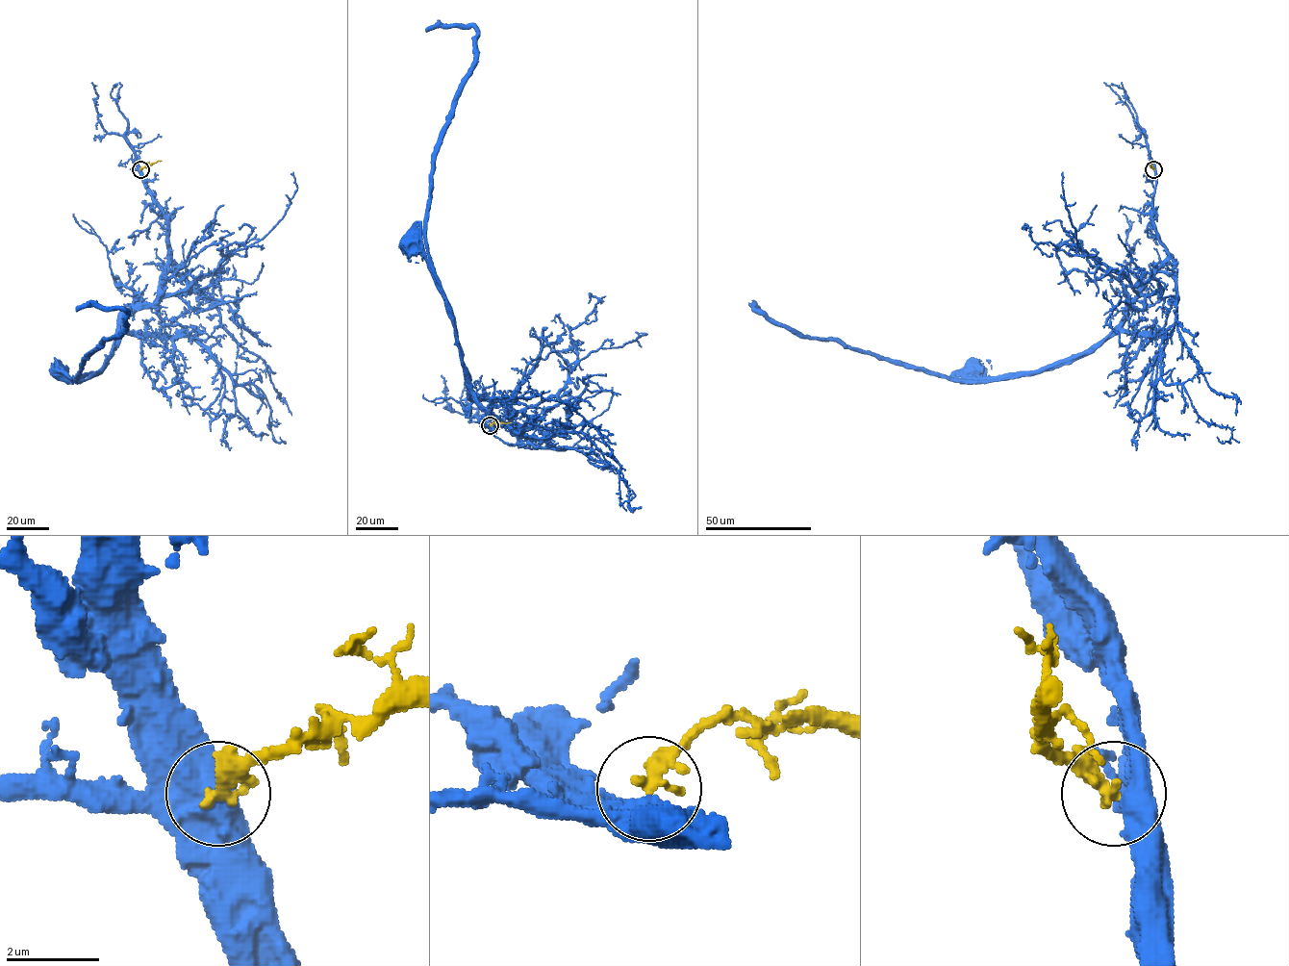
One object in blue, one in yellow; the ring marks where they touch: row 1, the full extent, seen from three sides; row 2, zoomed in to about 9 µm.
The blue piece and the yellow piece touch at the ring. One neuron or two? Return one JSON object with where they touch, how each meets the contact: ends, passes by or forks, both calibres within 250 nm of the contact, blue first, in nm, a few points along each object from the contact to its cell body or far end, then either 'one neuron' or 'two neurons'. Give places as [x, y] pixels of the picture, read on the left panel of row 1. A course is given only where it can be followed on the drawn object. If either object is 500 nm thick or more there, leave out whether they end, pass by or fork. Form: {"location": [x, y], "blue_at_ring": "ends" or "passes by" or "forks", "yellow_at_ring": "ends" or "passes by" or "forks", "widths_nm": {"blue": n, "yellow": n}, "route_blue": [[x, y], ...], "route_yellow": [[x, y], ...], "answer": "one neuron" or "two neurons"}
{"location": [140, 169], "widths_nm": {"blue": 800, "yellow": 380}, "route_blue": [[140, 169], [166, 218], [168, 272], [151, 304], [138, 305], [122, 320], [97, 371], [74, 379], [60, 373]], "route_yellow": [[140, 169], [161, 161]], "answer": "one neuron"}

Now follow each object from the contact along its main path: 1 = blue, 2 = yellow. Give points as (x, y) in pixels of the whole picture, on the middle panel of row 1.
1: (490, 425), (517, 424), (518, 439), (518, 428), (500, 402), (471, 394), (447, 299), (423, 256), (410, 245)
2: (490, 425), (511, 422)

